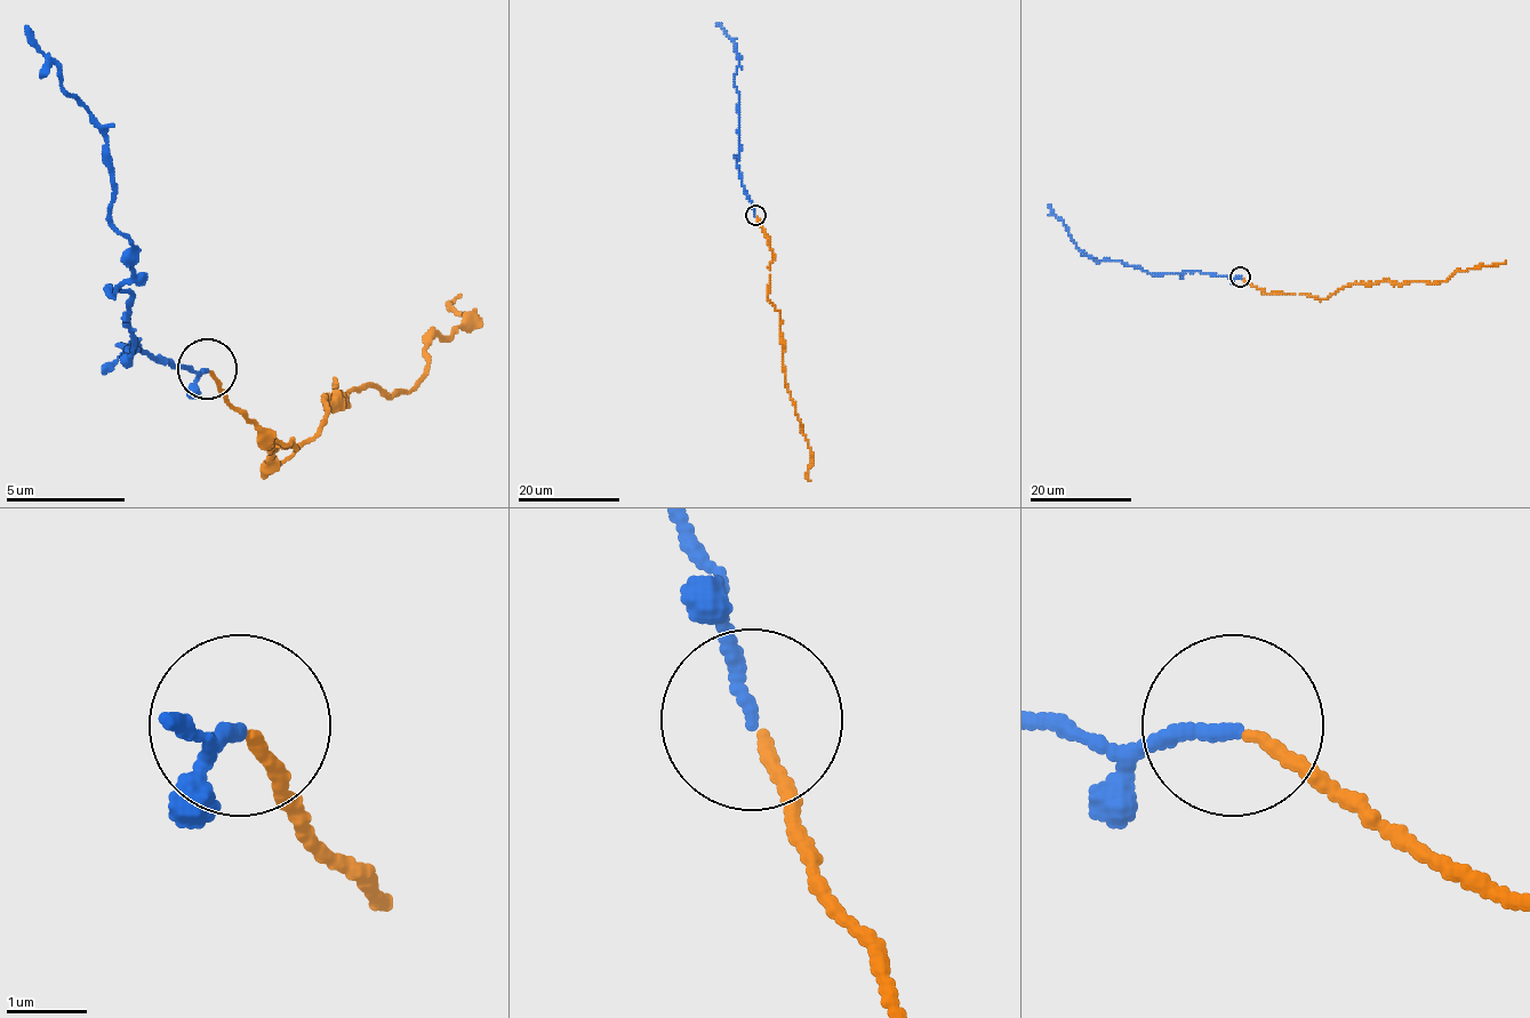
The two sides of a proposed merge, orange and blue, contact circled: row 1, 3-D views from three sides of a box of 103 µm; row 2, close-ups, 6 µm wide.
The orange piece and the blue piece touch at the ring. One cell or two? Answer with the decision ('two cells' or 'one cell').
one cell

